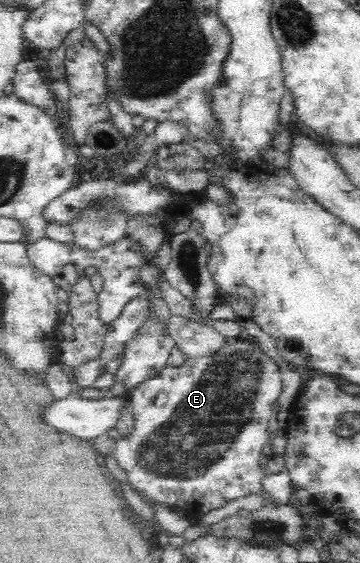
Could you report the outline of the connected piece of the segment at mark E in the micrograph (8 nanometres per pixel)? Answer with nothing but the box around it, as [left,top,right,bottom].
[112,338,282,519]

